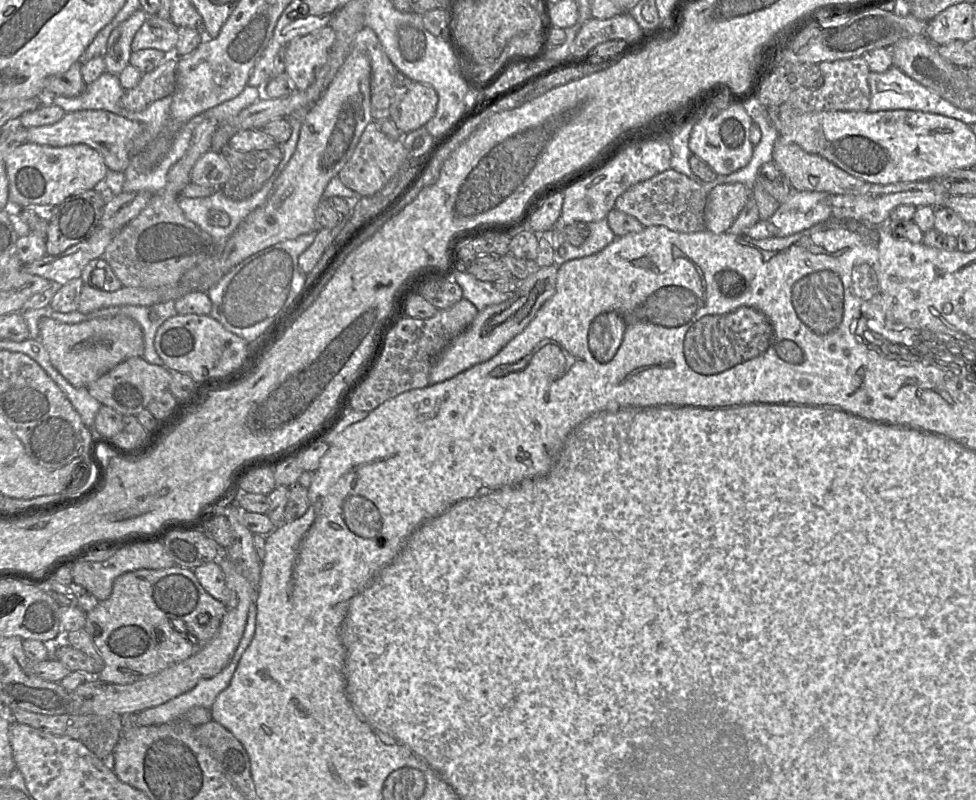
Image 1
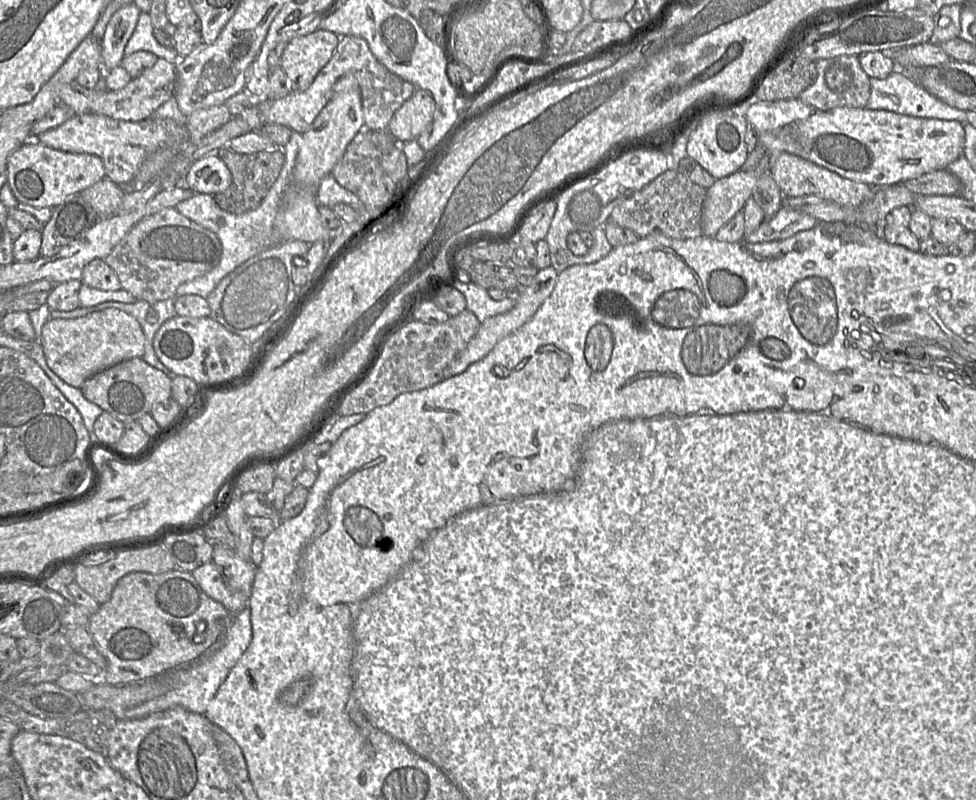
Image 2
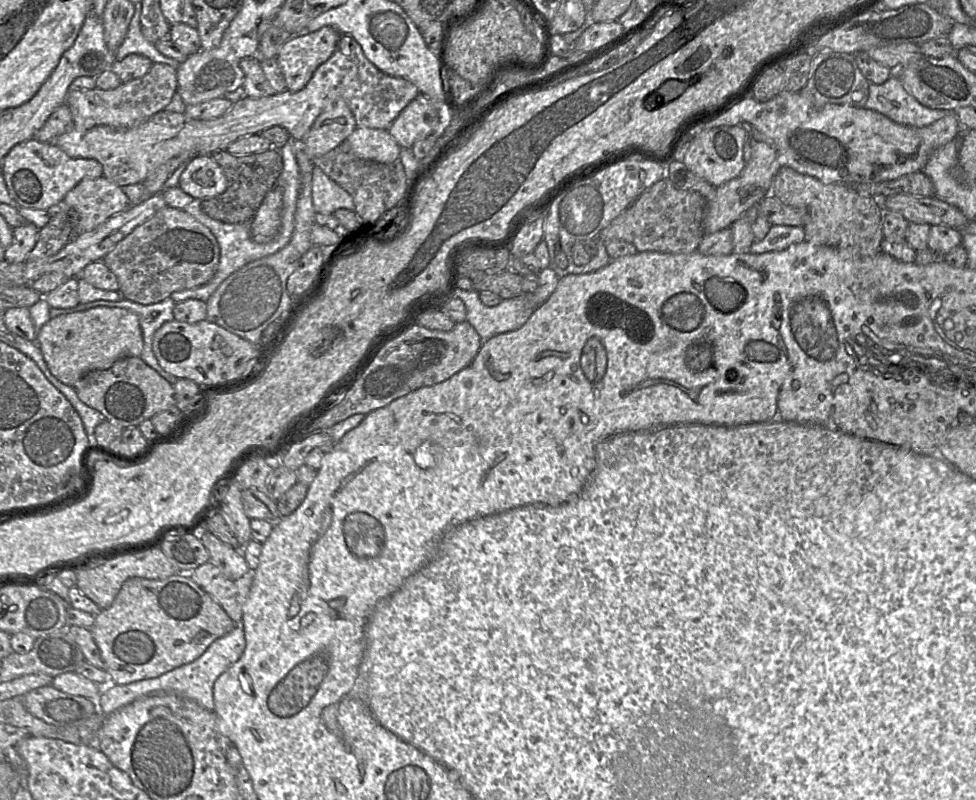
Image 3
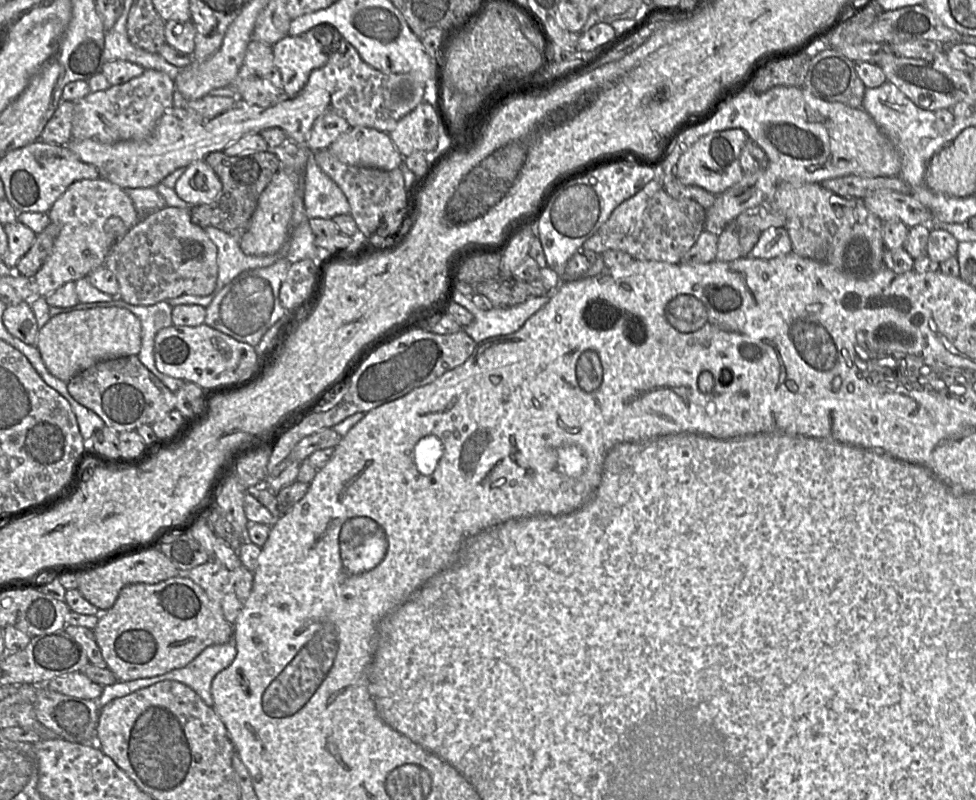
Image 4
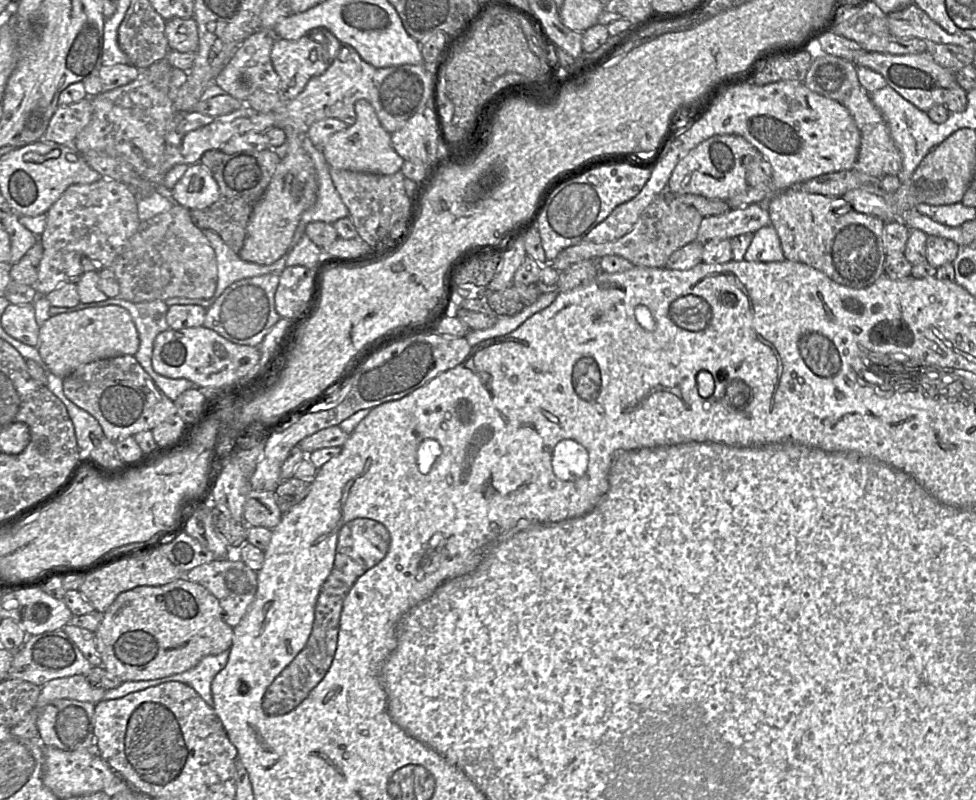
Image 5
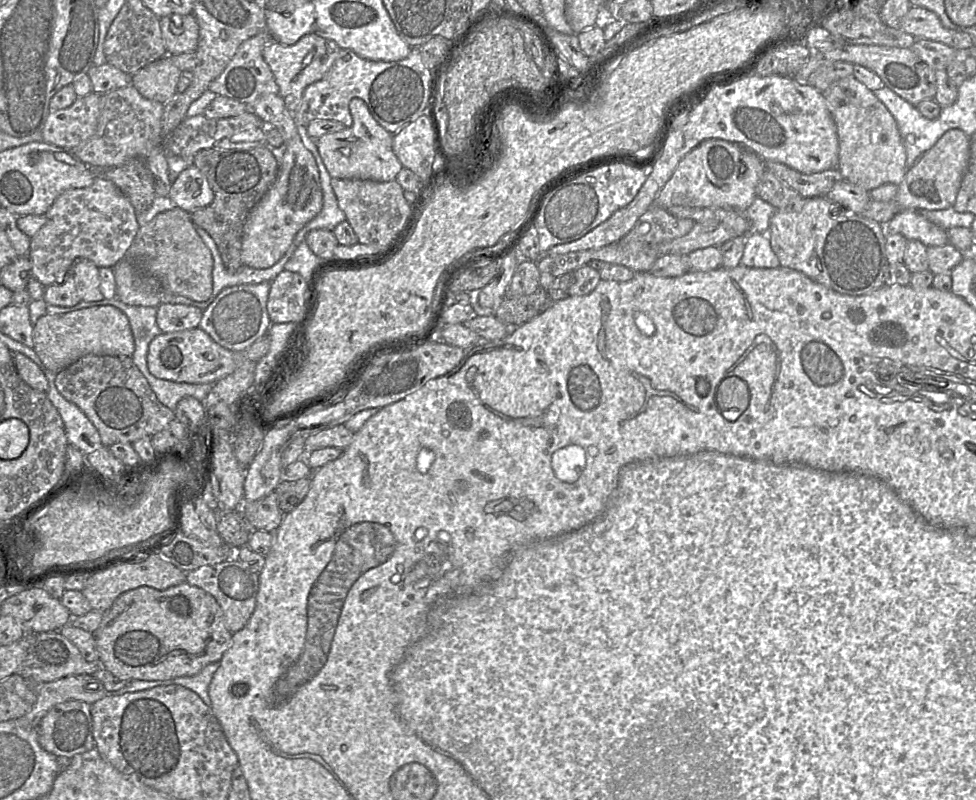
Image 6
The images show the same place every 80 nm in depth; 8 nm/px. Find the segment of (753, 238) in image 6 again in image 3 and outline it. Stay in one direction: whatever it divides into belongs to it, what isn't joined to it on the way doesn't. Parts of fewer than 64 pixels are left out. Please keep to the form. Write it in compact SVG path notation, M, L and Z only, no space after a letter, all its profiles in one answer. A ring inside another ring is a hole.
M772 225L760 242L754 242L750 246L748 253L762 254L782 251L802 241L804 241L804 229L802 226Z

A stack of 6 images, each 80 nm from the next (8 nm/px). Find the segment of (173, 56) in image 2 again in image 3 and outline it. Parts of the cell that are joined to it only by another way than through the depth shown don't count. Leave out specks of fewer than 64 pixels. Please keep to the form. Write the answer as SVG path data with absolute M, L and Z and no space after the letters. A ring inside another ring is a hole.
M135 4L135 13L129 24L126 37L113 54L115 61L121 61L130 54L140 54L149 58L153 63L168 64L177 70L179 62L164 56L159 52L156 45L148 42L141 32L140 25L141 4Z

